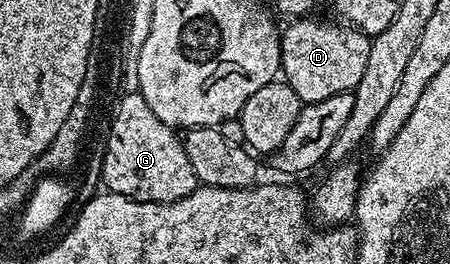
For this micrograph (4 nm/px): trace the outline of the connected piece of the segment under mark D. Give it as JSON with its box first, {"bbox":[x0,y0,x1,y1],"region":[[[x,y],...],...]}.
{"bbox":[280,18,370,105],"region":[[[296,18],[280,37],[280,66],[282,80],[298,94],[301,105],[322,102],[322,98],[334,98],[334,94],[353,91],[370,59],[370,37],[343,22],[331,24],[328,20]]]}

